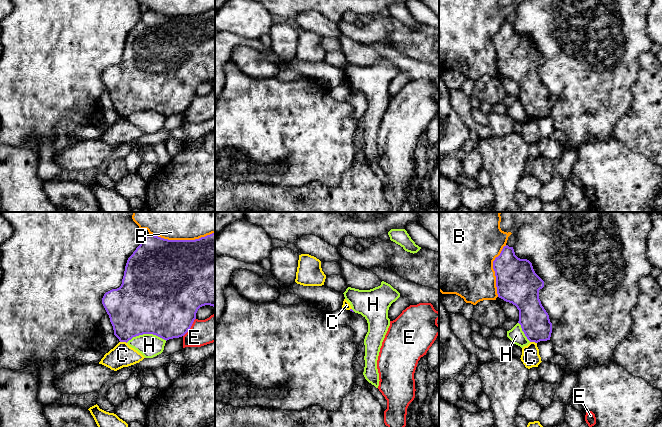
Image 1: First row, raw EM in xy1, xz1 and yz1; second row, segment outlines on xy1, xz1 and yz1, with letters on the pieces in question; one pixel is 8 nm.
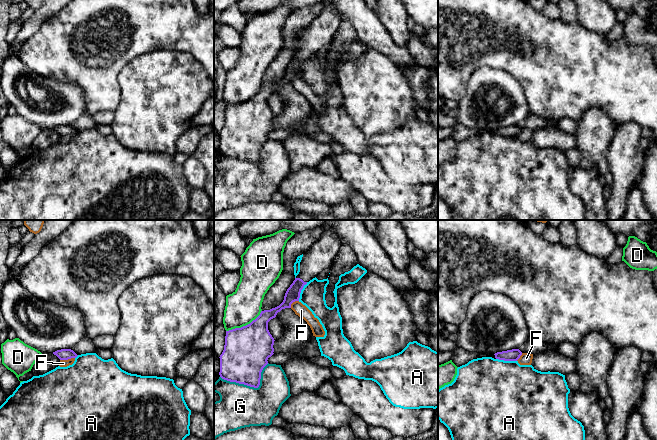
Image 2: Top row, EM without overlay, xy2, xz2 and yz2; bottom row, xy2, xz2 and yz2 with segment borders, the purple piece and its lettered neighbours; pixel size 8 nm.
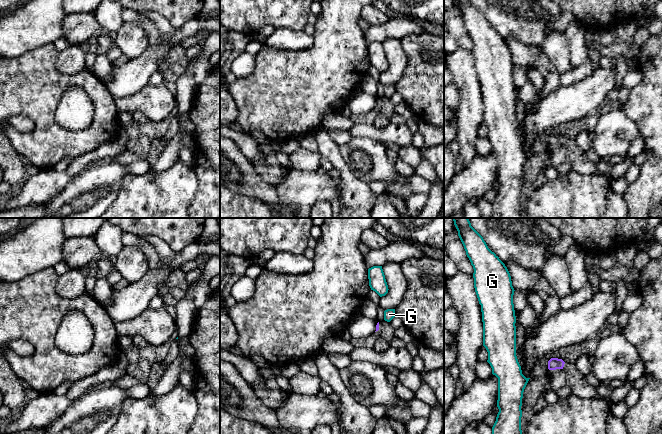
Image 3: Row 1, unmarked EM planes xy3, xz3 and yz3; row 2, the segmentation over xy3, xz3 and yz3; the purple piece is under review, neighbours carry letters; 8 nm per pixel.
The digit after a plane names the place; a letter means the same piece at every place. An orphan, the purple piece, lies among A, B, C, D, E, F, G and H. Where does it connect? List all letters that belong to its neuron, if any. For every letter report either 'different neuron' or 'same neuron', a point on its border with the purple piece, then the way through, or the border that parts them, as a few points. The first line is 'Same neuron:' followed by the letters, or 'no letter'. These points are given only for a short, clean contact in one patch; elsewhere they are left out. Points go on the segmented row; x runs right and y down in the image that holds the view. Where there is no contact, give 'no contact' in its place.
Same neuron: no letter
A: different neuron; meets purple in yz2 at (506, 360); border along yz2 (496, 358), (516, 361)
B: different neuron; meets purple in xy1 at (181, 240)
C: different neuron; meets purple in xy1 at (123, 341); border along xy1 (120, 341), (126, 343)
D: different neuron; meets purple in xz2 at (244, 326)
E: different neuron; meets purple in xy1 at (190, 327)
F: different neuron; meets purple in xy2 at (67, 359); border along xy2 (74, 357), (60, 360)
G: different neuron; meets purple in xz2 at (250, 386)
H: different neuron; meets purple in xy1 at (146, 333)

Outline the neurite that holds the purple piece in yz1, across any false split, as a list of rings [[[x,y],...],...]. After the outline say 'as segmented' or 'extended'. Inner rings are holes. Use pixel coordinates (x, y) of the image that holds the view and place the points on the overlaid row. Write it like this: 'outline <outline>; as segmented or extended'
outline [[[504,246],[493,261],[498,297],[519,310],[522,331],[530,342],[550,340],[552,323],[539,299],[544,281],[535,273],[532,263],[515,255],[513,247]]]; as segmented

